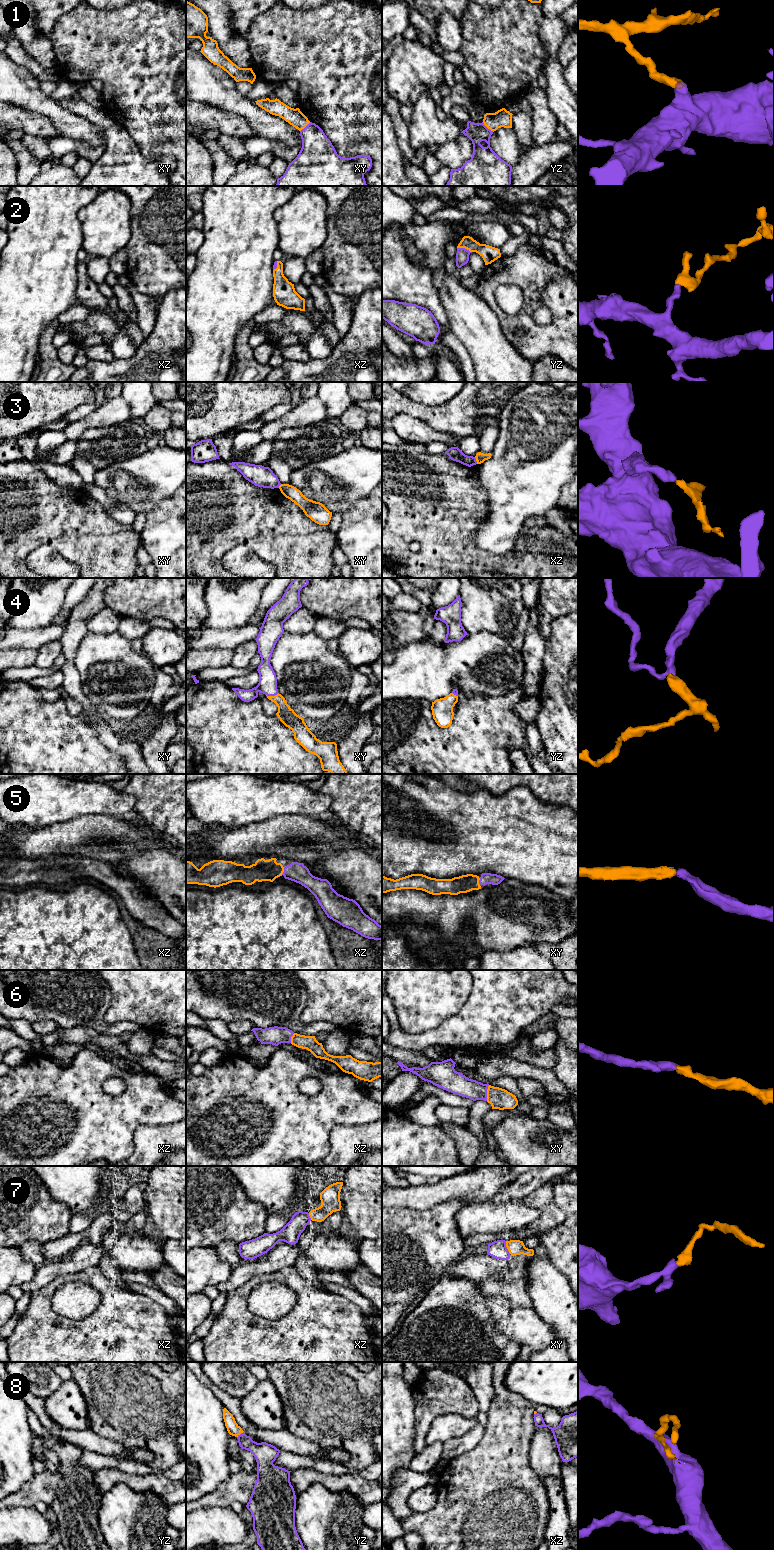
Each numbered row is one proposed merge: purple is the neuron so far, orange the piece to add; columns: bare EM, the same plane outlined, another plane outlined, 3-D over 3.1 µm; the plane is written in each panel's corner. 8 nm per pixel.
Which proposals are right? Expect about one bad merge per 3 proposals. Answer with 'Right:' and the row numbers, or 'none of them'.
Right: 2, 4, 5, 6, 7, 8

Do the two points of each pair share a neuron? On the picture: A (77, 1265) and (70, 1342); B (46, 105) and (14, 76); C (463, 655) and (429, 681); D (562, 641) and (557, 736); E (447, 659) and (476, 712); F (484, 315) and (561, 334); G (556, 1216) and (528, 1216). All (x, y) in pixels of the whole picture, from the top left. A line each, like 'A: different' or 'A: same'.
A: different
B: same
C: same
D: same
E: different
F: different
G: different

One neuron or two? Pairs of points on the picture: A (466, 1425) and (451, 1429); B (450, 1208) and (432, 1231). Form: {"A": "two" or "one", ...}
{"A": "one", "B": "one"}

